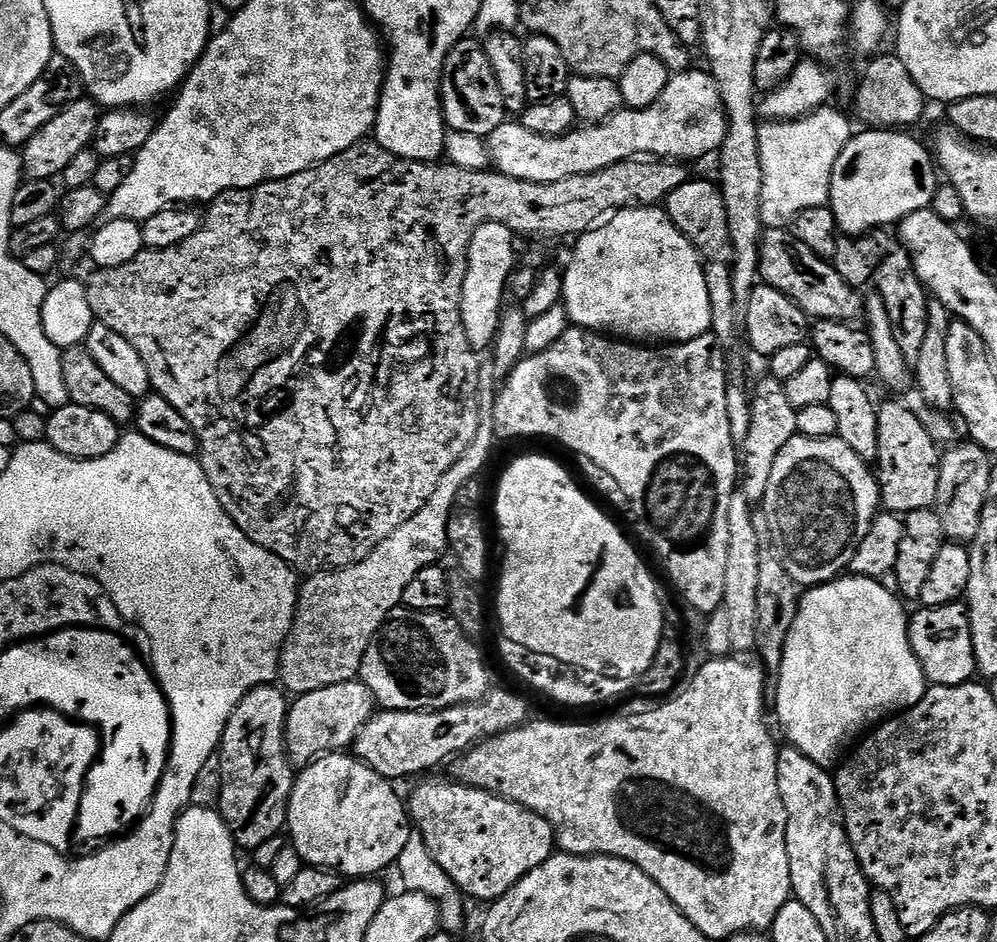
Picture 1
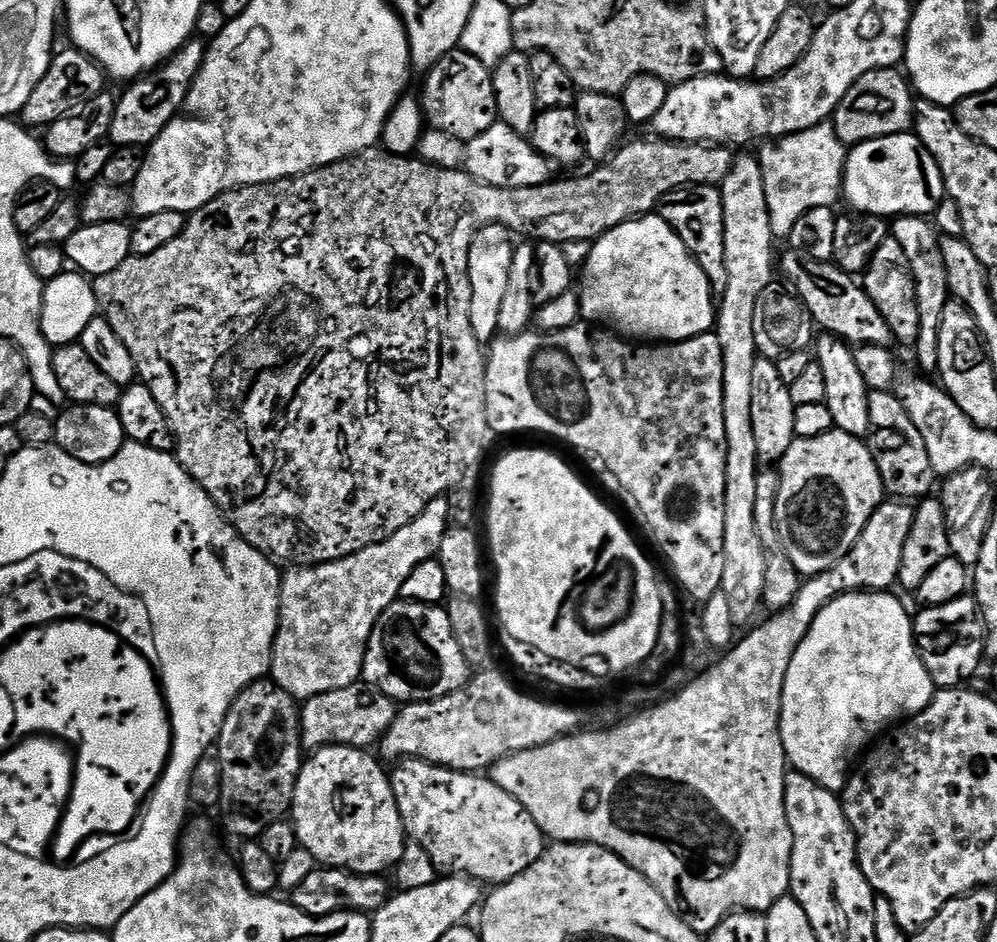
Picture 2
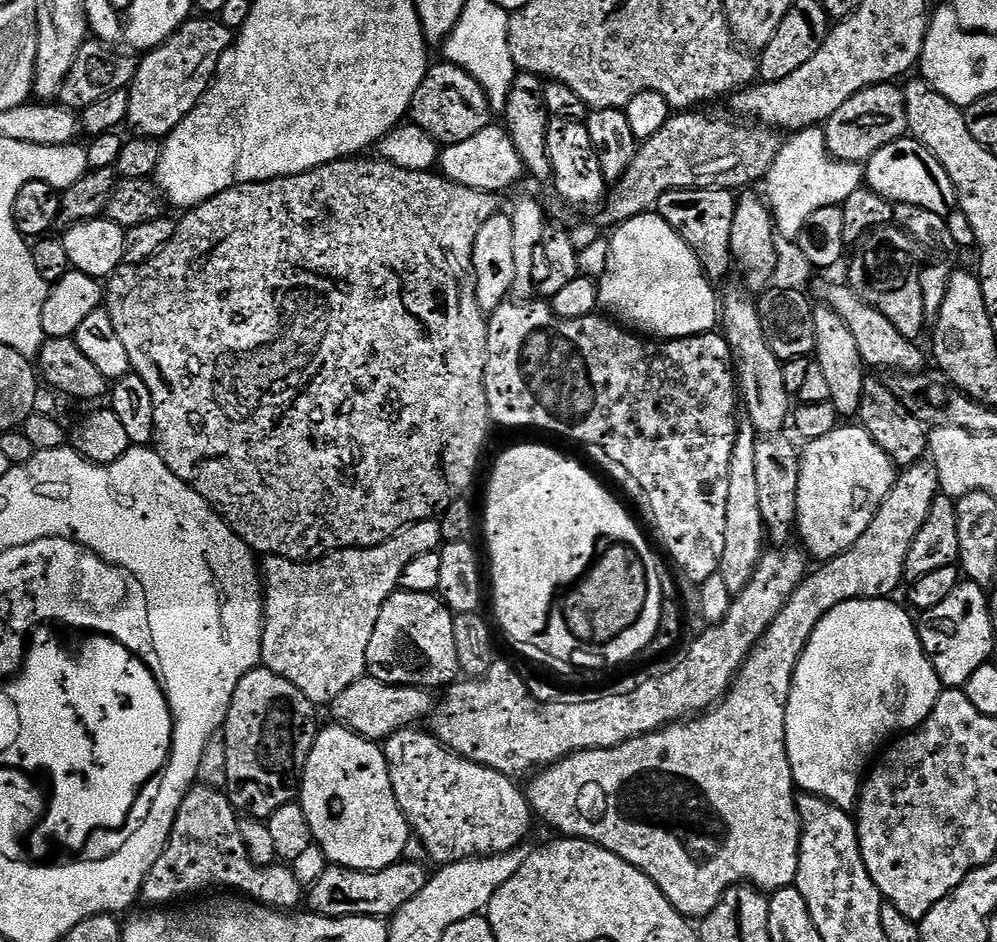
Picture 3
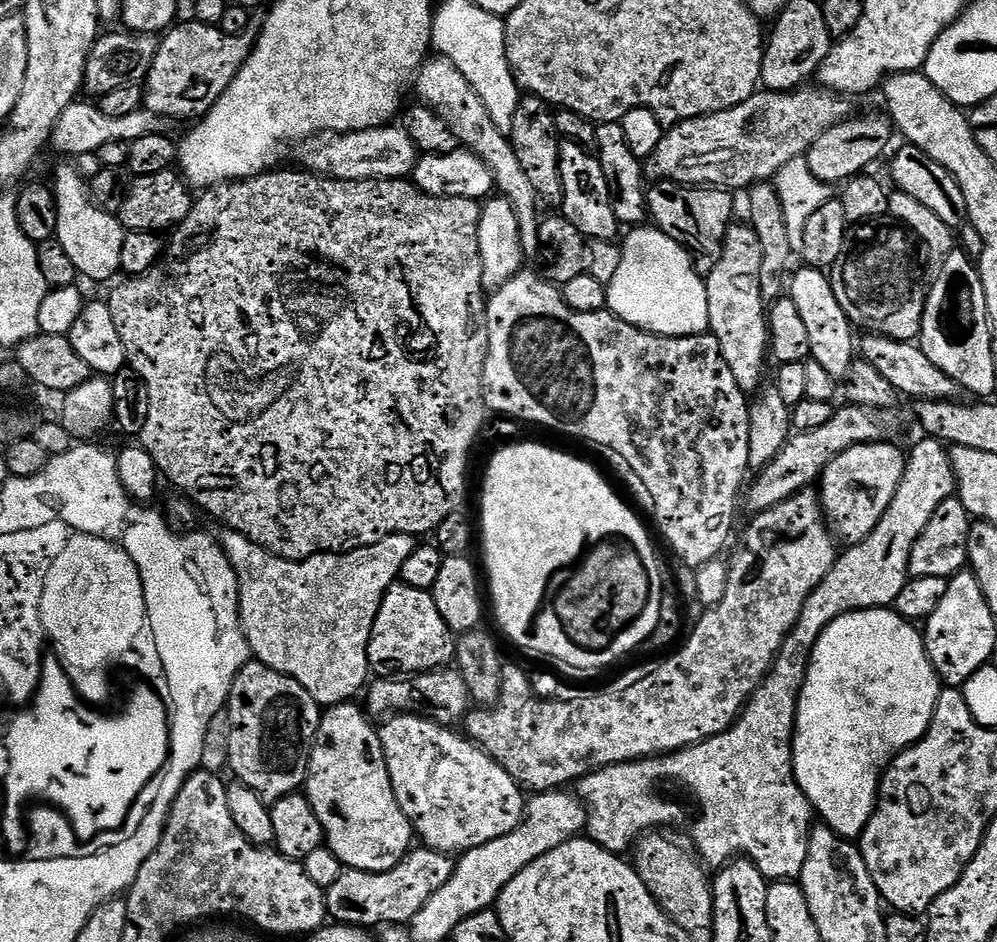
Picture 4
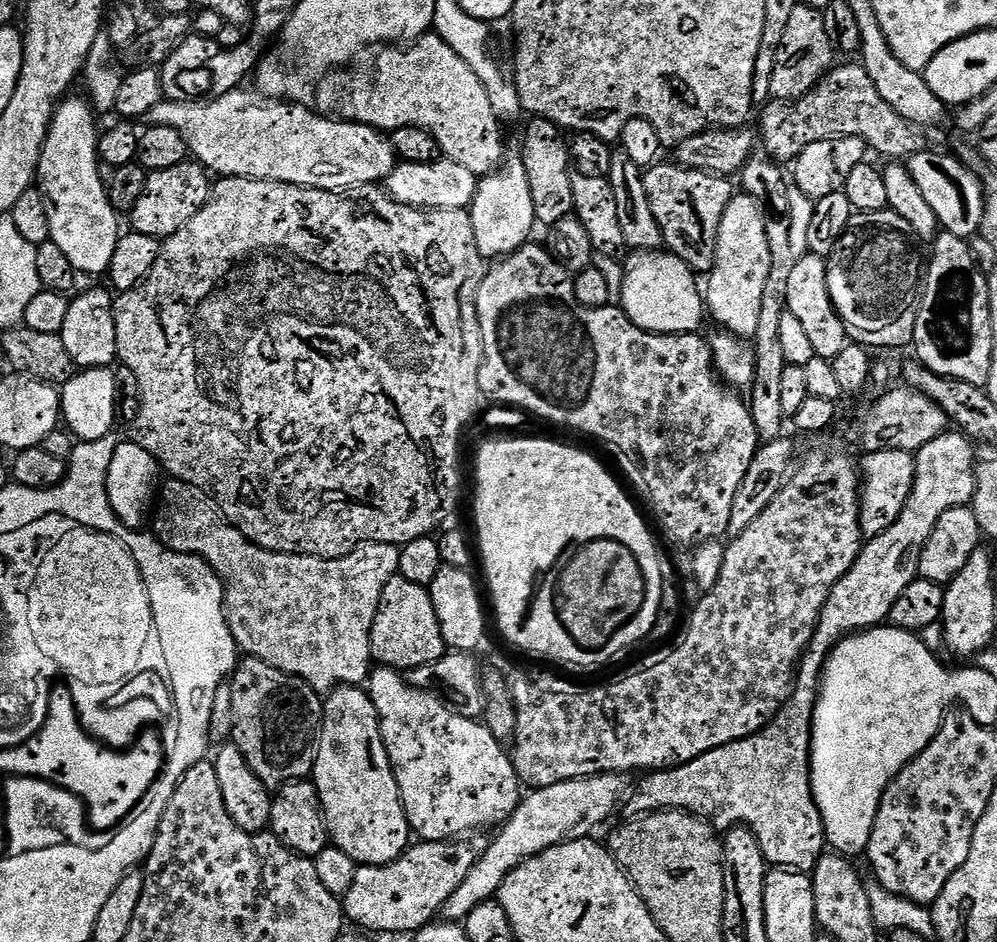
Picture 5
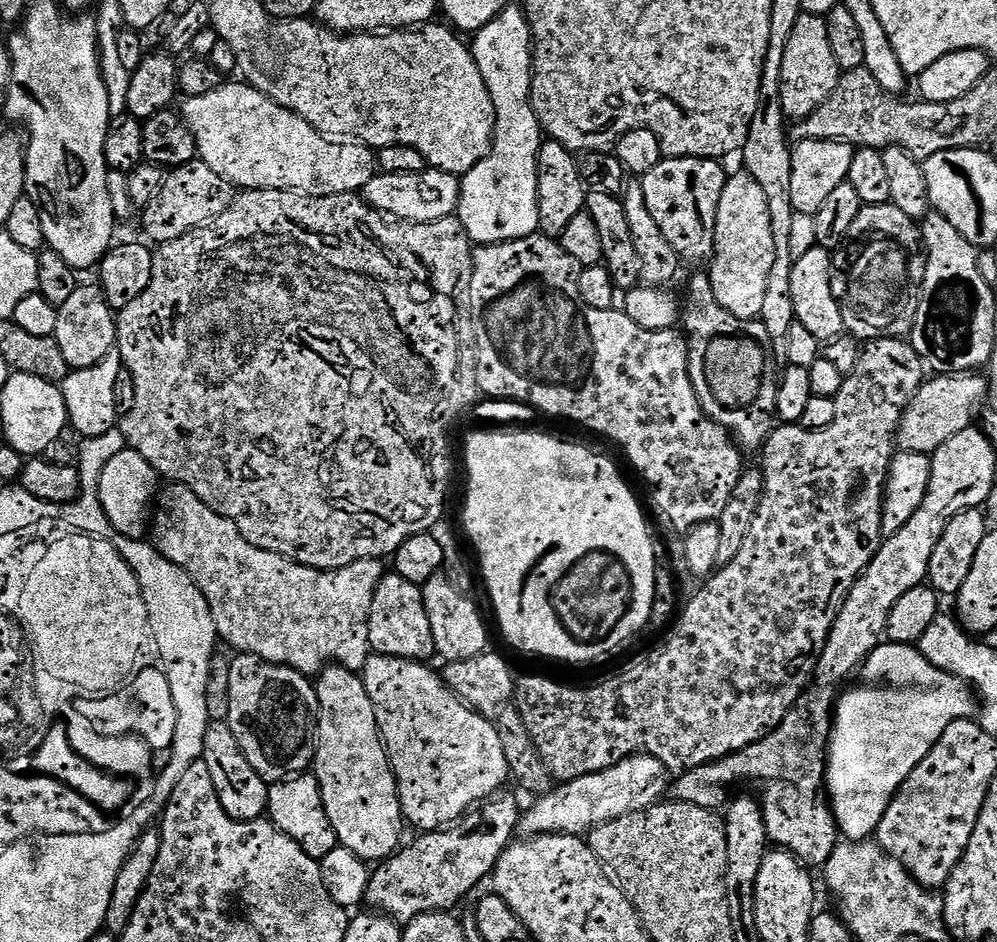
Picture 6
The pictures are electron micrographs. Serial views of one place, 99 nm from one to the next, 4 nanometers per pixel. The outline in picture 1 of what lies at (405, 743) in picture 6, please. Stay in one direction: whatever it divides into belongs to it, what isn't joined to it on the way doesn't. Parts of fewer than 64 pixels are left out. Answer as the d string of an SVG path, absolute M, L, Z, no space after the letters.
M428 780L418 785L412 797L407 797L406 807L411 823L421 832L430 857L438 862L438 866L457 884L465 897L473 896L476 900L491 902L505 896L523 876L530 874L530 870L542 866L542 862L554 855L553 830L538 814L521 804L503 800L500 796L492 796L477 788L468 788L455 782L447 783Z

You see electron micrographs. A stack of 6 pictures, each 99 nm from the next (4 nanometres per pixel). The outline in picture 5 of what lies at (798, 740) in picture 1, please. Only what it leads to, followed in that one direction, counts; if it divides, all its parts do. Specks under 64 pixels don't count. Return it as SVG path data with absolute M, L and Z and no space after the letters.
M877 626L867 628L864 632L854 632L851 636L846 637L842 643L828 656L827 663L824 664L822 681L820 684L820 697L816 700L816 709L812 719L812 796L816 800L818 810L822 814L824 823L824 838L827 847L833 853L849 858L863 857L868 850L870 834L874 830L874 818L878 814L878 806L882 802L882 794L890 786L894 777L909 764L910 761L938 734L938 730L944 721L944 715L964 696L964 691L968 688L968 680L964 676L959 676L956 672L951 672L935 651L932 651L924 645L915 632L907 632L901 628L891 626Z

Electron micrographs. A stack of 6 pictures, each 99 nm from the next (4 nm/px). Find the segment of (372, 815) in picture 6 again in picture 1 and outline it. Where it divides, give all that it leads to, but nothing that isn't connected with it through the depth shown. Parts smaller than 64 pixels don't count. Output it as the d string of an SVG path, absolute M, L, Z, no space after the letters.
M334 752L331 756L322 756L319 760L315 760L311 766L303 769L295 777L292 785L292 793L288 799L288 822L286 825L287 835L290 837L291 847L298 850L298 854L304 859L305 865L314 868L327 868L330 872L335 872L344 878L372 878L383 868L390 869L397 863L403 846L406 845L408 833L410 831L410 817L405 804L405 801L400 800L400 796L395 792L393 781L380 776L374 770L370 770L370 766L366 766L361 760L357 760L355 755L345 754L344 752Z

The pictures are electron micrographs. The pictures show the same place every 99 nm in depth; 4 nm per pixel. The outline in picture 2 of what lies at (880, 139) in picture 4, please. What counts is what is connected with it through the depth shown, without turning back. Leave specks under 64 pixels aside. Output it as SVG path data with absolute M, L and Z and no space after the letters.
M899 67L879 68L870 70L870 74L862 74L854 86L842 98L842 102L837 106L834 113L834 123L838 138L846 146L870 142L874 138L886 138L894 134L912 132L914 128L914 117L916 114L916 100L914 99L914 89L905 73Z

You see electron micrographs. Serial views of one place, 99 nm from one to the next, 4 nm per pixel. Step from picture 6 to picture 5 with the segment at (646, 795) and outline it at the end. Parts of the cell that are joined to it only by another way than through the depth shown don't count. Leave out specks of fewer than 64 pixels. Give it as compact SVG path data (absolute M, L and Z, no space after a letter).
M605 774L602 776L586 776L582 780L567 780L558 782L554 786L537 788L529 791L521 799L516 808L515 814L510 817L508 823L503 825L501 836L496 836L492 840L489 848L485 847L476 860L474 870L466 874L466 882L450 894L450 902L446 902L442 913L443 919L448 922L462 922L474 910L474 906L482 906L482 902L493 899L499 893L502 882L520 864L526 863L532 856L542 854L559 844L565 844L567 840L583 840L593 835L592 831L599 826L603 820L608 820L612 816L612 811L620 804L620 795L624 792L625 777L620 774Z

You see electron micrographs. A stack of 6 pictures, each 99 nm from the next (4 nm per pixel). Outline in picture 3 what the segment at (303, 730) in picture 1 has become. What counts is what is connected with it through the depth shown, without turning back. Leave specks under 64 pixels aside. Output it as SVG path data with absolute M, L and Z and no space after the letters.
M366 674L354 682L354 686L346 686L346 690L342 690L342 694L332 700L331 719L343 728L357 732L362 738L383 742L403 728L419 725L419 720L427 721L438 703L437 697L432 696L435 695L429 689L378 682L378 678Z

